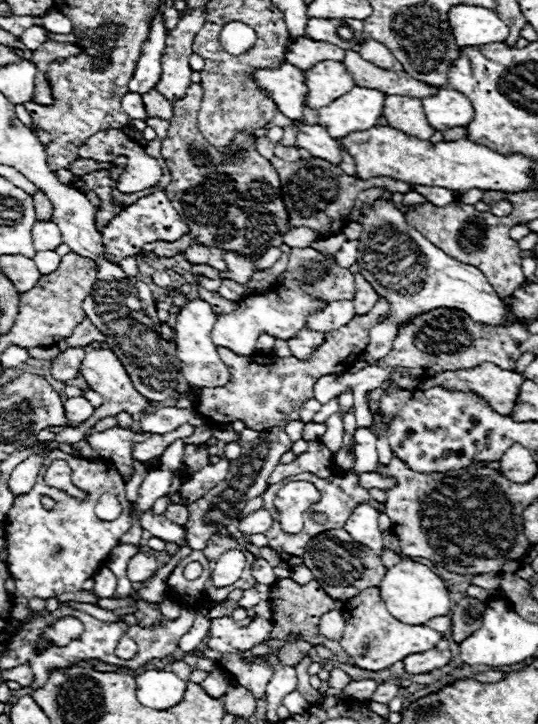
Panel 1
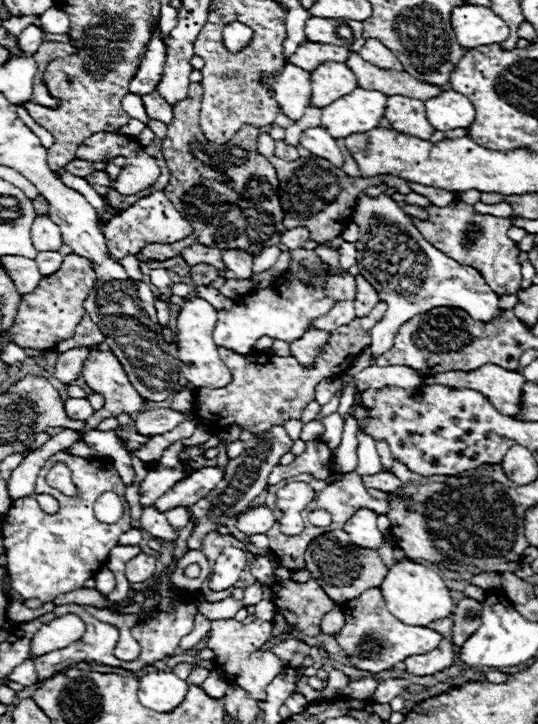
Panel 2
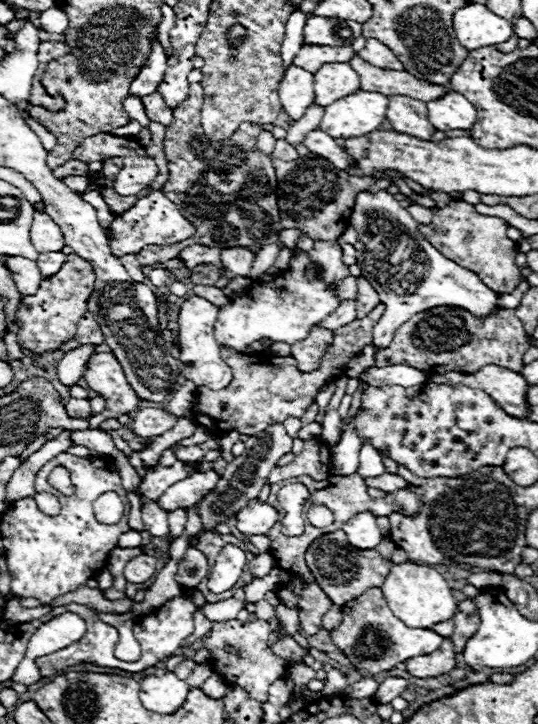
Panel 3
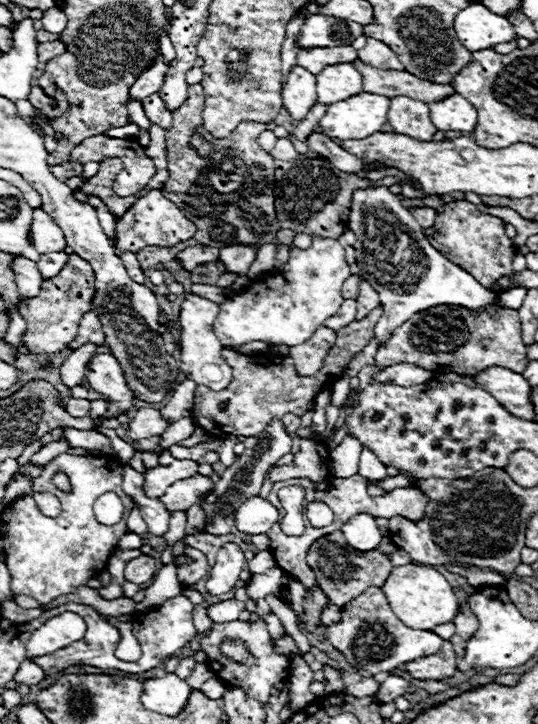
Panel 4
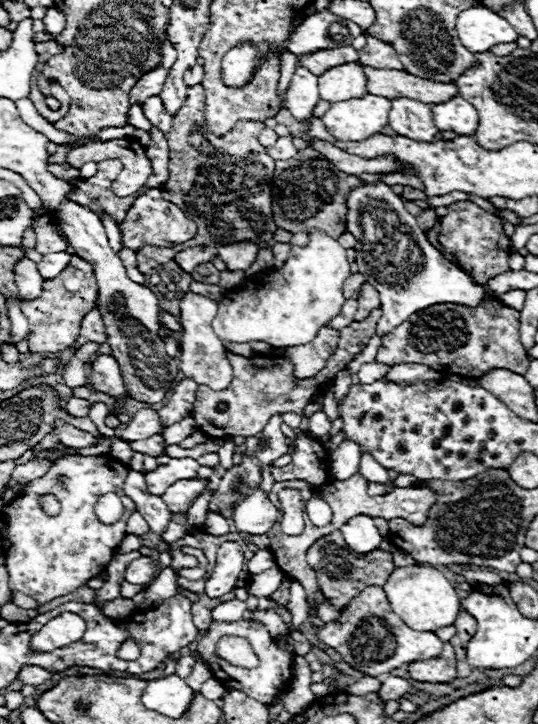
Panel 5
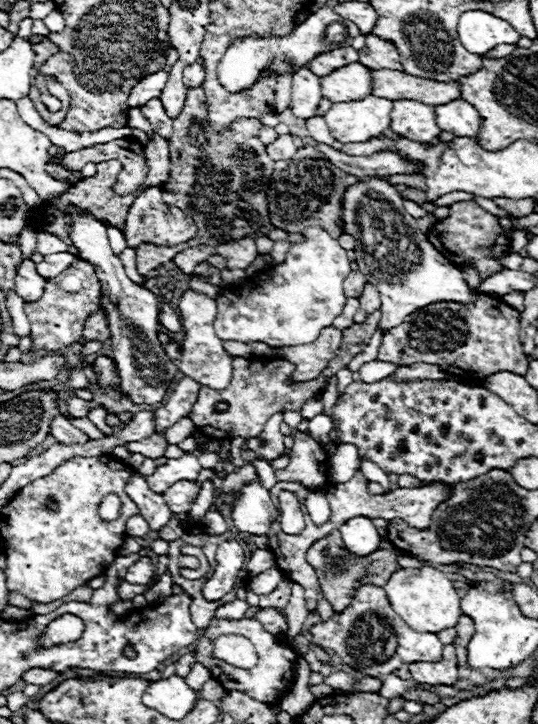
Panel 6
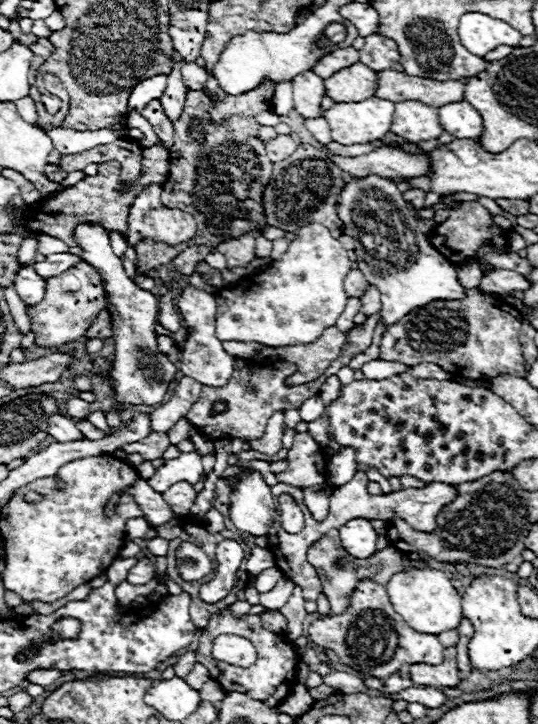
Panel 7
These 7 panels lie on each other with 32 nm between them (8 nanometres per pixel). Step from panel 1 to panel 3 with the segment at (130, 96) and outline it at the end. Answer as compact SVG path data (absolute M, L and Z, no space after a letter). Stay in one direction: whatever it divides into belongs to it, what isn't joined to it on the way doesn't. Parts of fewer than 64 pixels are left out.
M130 94L130 96L124 100L124 108L126 108L126 112L128 112L128 116L130 116L132 120L138 120L138 122L144 124L144 126L150 124L150 120L148 120L148 116L146 116L146 112L144 112L144 104L142 104L140 98L136 98L136 96Z

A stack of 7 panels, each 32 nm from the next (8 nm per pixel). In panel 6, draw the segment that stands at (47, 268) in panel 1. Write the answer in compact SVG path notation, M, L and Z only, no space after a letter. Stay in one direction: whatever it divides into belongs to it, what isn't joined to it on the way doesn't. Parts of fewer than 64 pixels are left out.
M70 252L50 254L50 256L46 256L42 262L38 262L36 268L38 268L38 272L40 272L44 278L54 278L54 276L58 276L60 272L64 272L64 270L72 264L74 258L76 258L76 256L72 256Z

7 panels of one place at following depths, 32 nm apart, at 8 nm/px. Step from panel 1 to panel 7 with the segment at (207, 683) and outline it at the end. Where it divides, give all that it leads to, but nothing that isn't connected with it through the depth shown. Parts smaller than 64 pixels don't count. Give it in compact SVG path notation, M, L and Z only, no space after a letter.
M208 680L208 684L204 684L204 688L200 690L200 698L208 700L208 702L220 702L226 696L226 692L220 688L220 684L216 684L216 680Z

